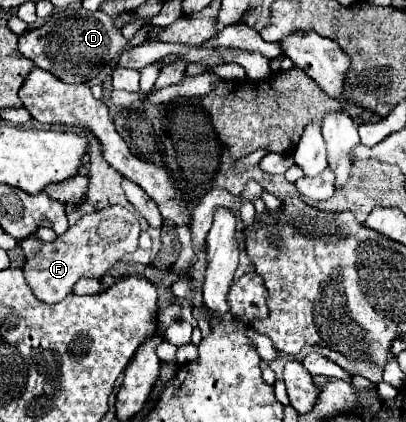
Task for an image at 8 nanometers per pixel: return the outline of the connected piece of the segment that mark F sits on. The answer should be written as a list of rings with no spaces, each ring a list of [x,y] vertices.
[[[108,206],[106,210],[84,214],[62,236],[50,244],[44,244],[34,258],[26,260],[26,266],[22,268],[26,284],[38,296],[38,300],[48,304],[60,302],[72,292],[80,278],[102,278],[108,274],[114,262],[122,260],[124,254],[134,252],[138,248],[138,236],[138,218],[122,206]]]

